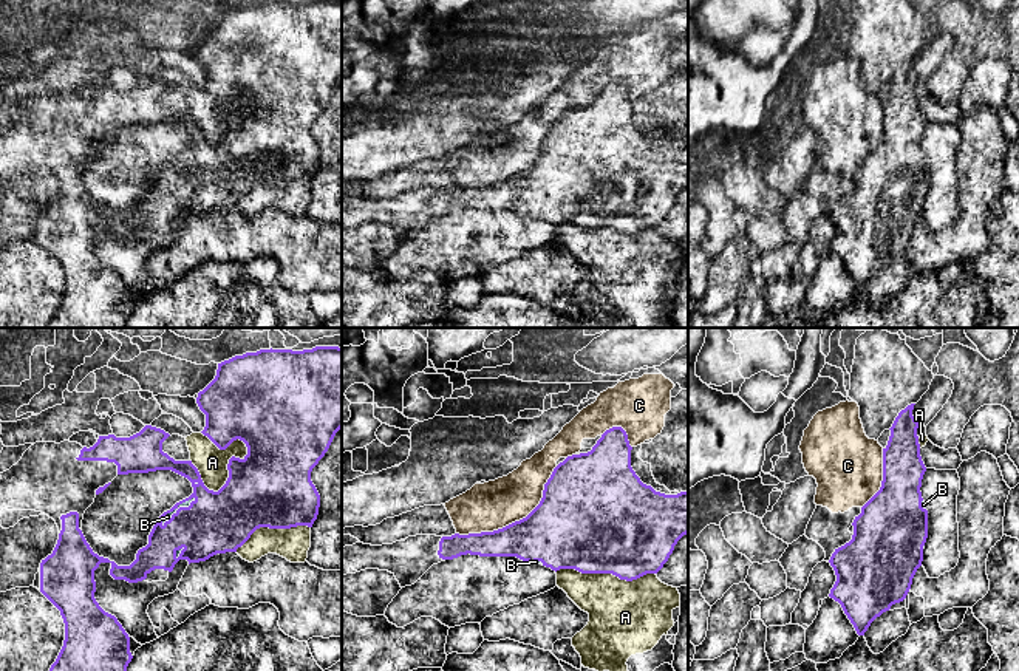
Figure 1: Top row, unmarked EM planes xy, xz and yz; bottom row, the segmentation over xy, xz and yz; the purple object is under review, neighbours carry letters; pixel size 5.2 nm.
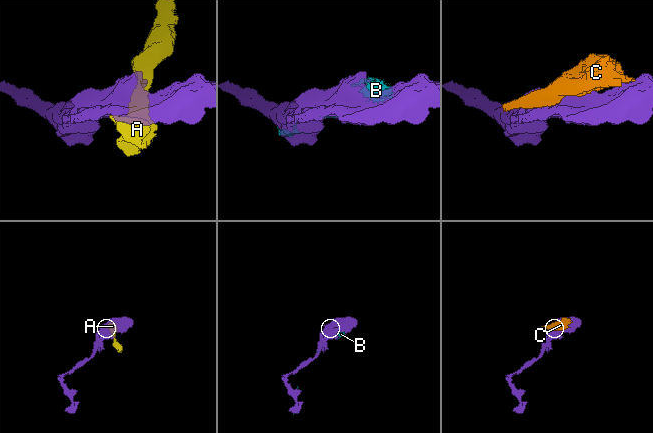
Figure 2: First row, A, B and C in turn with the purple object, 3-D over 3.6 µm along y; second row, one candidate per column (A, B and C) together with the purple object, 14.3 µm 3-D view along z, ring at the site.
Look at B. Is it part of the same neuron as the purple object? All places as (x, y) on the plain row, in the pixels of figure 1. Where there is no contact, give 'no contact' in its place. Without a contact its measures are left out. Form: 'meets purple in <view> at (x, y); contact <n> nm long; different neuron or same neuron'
meets purple in xy at (178, 163); contact 240 nm long; same neuron

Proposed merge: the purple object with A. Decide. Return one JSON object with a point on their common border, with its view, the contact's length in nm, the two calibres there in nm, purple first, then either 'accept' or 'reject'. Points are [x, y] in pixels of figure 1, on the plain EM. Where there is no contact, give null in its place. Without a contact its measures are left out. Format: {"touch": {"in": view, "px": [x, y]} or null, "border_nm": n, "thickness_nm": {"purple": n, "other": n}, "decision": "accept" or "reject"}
{"touch": {"in": "xy", "px": [248, 105]}, "border_nm": 340, "thickness_nm": {"purple": 480, "other": 160}, "decision": "reject"}

